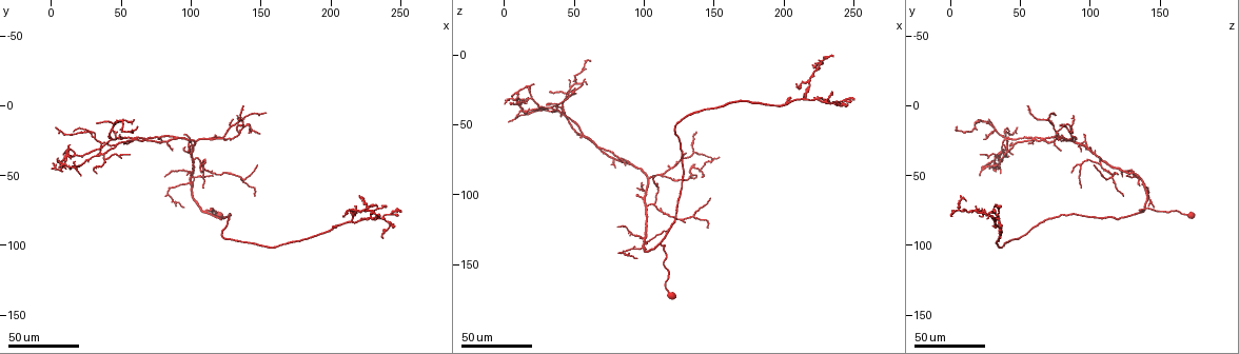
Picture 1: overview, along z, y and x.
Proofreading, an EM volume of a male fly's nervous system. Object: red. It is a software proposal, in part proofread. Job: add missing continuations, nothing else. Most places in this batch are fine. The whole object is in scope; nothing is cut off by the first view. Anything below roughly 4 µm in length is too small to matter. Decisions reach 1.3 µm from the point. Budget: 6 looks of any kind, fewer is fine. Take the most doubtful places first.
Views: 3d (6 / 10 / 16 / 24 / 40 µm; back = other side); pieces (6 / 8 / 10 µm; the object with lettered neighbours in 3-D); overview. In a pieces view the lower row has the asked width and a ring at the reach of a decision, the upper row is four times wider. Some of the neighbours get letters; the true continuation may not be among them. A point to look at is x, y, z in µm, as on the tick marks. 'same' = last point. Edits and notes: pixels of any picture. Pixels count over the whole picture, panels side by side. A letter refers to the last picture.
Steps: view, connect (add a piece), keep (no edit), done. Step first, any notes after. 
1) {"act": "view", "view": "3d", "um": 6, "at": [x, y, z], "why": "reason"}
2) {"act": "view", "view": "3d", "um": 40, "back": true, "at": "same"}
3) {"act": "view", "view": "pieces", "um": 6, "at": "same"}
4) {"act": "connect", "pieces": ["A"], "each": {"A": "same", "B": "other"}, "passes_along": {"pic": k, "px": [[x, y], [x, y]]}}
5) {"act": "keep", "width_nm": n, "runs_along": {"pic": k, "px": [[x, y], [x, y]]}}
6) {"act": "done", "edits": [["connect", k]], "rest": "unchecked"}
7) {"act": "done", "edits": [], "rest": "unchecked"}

{"act": "view", "view": "3d", "um": 24, "at": [138, 2, 56], "why": "branch stops here"}

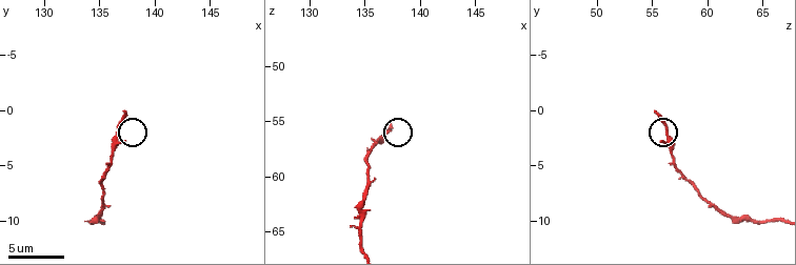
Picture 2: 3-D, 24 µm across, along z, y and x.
{"act": "view", "view": "pieces", "um": 6, "at": [137.2, 0.2, 55.6], "why": "see the neighbours"}

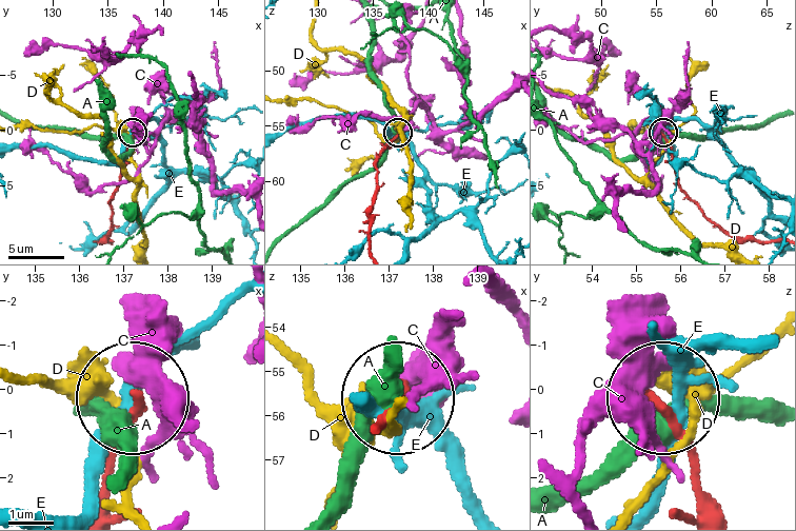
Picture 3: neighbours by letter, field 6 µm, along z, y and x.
{"act": "keep", "width_nm": 210, "each": {"A": "other", "C": "other", "D": "other", "E": "other"}, "runs_along": {"pic": 3, "px": [[778, 242], [724, 234], [680, 185], [663, 133]]}, "found": "none of them fits"}

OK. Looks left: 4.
{"act": "view", "view": "3d", "um": 40, "at": [32, 12, 26], "why": "free end"}

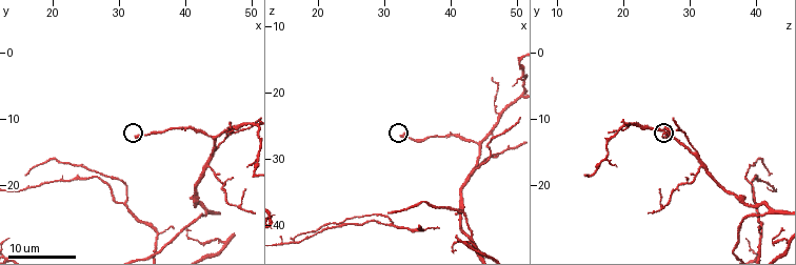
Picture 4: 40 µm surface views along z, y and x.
{"act": "view", "view": "pieces", "um": 8, "at": [32.5, 12.5, 26.5]}

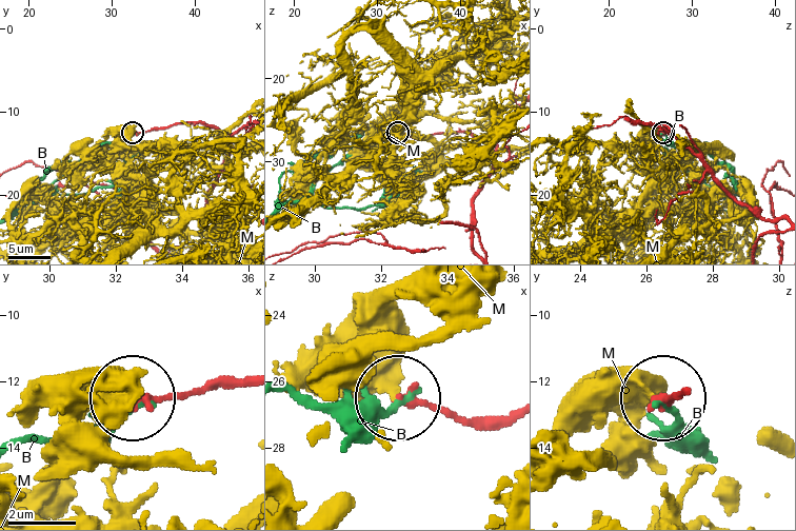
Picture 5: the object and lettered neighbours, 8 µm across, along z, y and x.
{"act": "keep", "each": {"B": "other", "M": "other"}, "runs_along": {"pic": 5, "px": [[509, 413], [465, 419], [401, 401]]}, "found": "no lettered piece goes on from it"}

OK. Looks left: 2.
{"act": "view", "view": "3d", "um": 40, "at": [222, 64, 8], "why": "free end"}

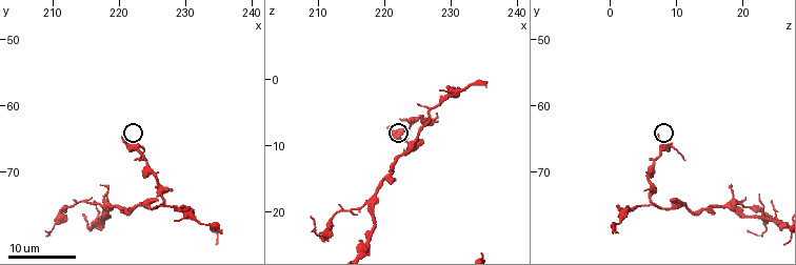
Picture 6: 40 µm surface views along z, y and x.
{"act": "view", "view": "pieces", "um": 6, "at": [221.0, 64.0, 7.0]}

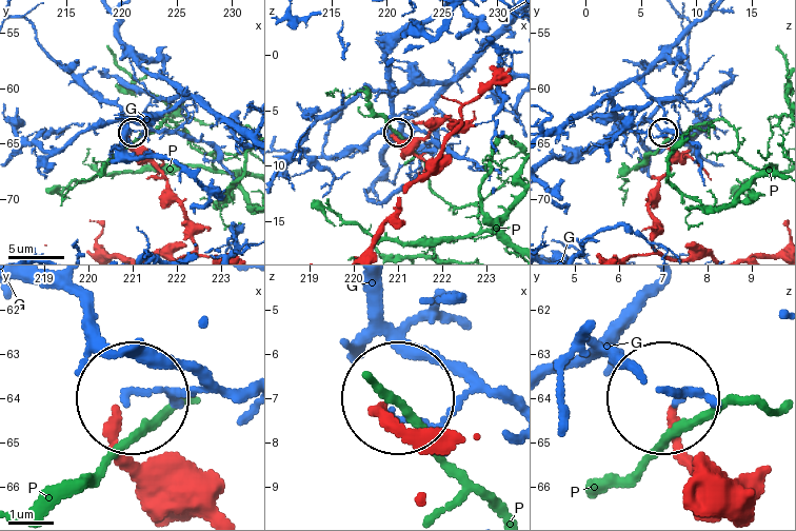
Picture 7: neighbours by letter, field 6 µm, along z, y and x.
{"act": "keep", "each": {"G": "other", "P": "other"}, "runs_along": {"pic": 7, "px": [[185, 513], [121, 449], [118, 407]]}, "found": "none of them fits"}

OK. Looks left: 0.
{"act": "done", "edits": [], "rest": "unchecked"}

